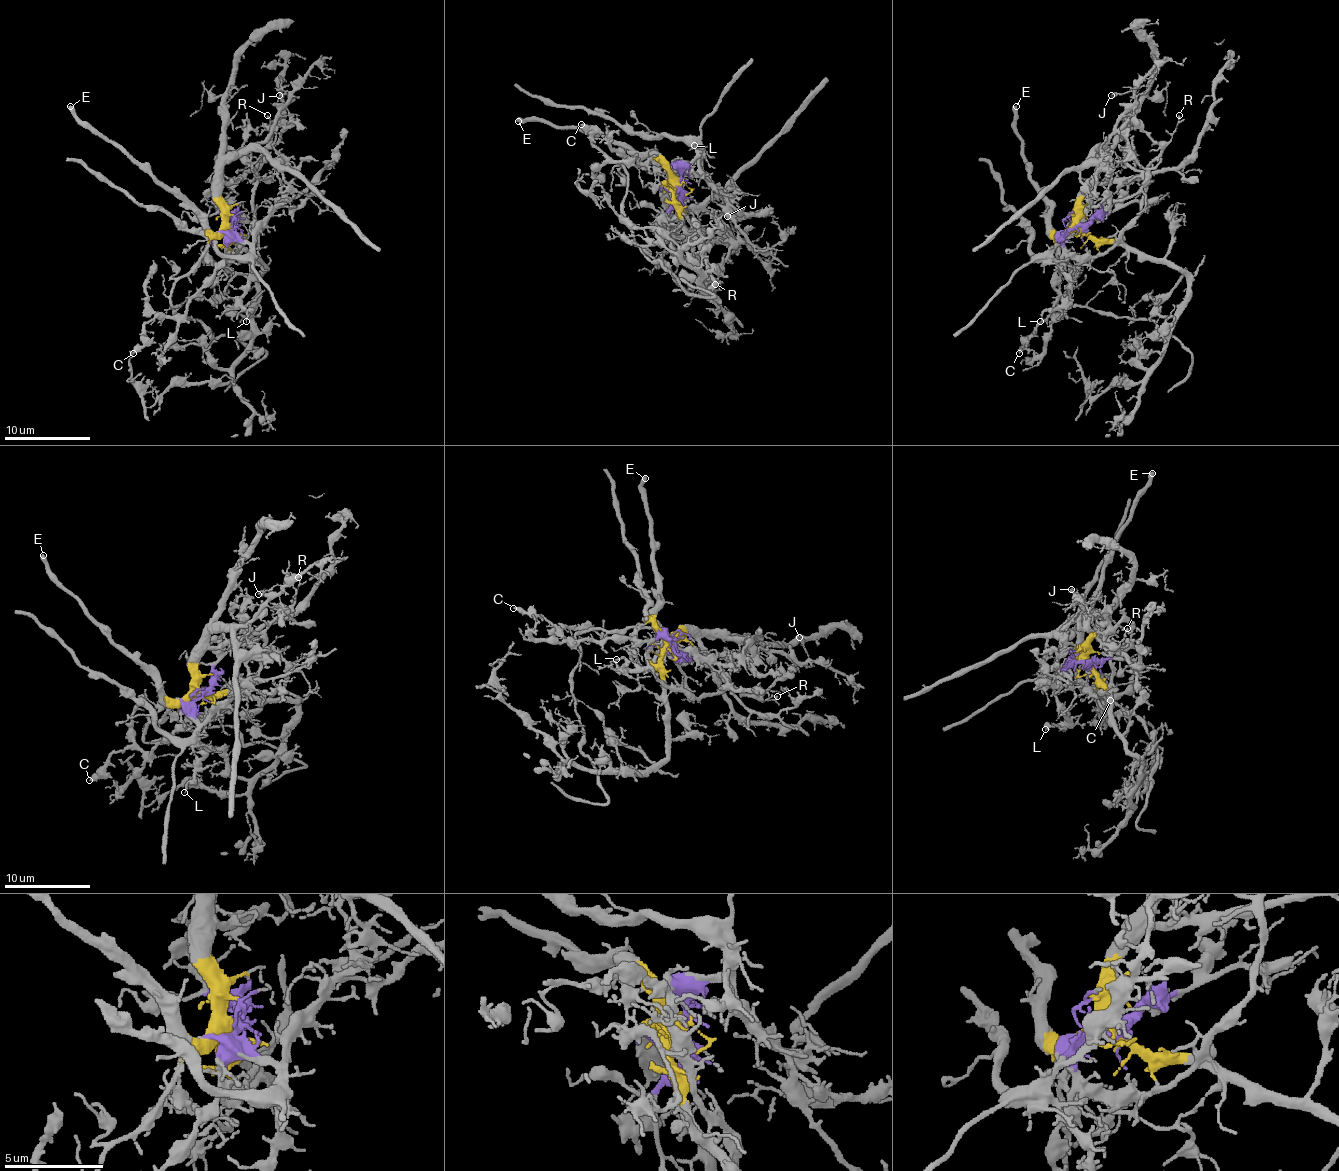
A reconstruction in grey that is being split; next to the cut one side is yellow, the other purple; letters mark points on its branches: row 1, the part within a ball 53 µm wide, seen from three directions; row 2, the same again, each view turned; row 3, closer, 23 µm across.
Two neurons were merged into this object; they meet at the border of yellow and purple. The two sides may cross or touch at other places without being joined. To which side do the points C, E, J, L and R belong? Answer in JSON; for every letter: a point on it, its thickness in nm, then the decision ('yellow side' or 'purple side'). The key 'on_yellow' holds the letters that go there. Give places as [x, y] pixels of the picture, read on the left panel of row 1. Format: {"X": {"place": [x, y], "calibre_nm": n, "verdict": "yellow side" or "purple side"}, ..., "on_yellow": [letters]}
{"C": {"place": [133, 353], "calibre_nm": 360, "verdict": "purple side"}, "E": {"place": [70, 106], "calibre_nm": 420, "verdict": "yellow side"}, "J": {"place": [279, 95], "calibre_nm": 130, "verdict": "yellow side"}, "L": {"place": [246, 321], "calibre_nm": 130, "verdict": "purple side"}, "R": {"place": [267, 115], "calibre_nm": 100, "verdict": "purple side"}, "on_yellow": ["E", "J"]}

